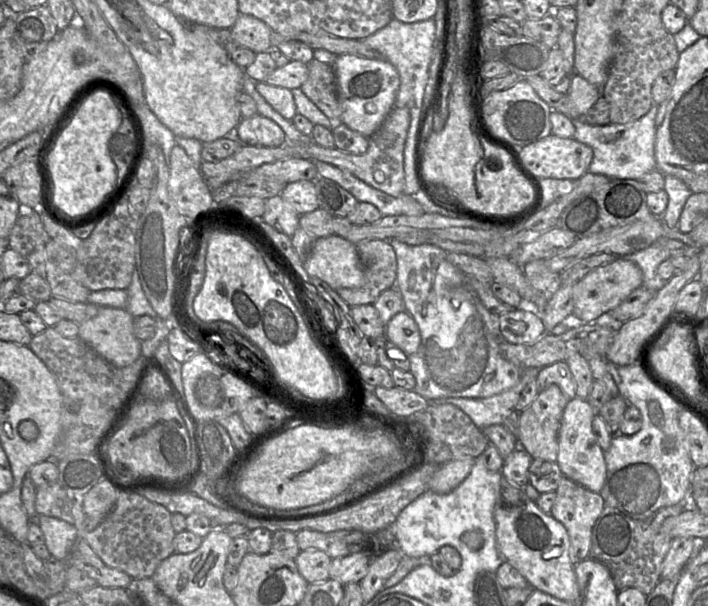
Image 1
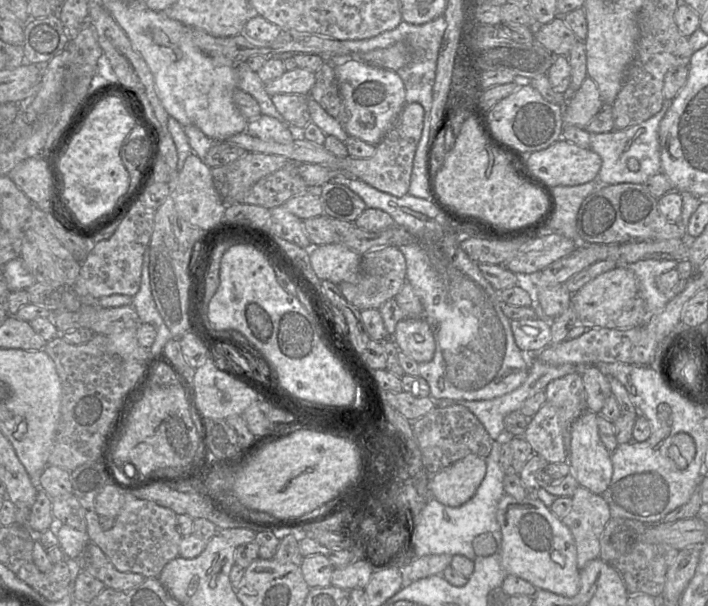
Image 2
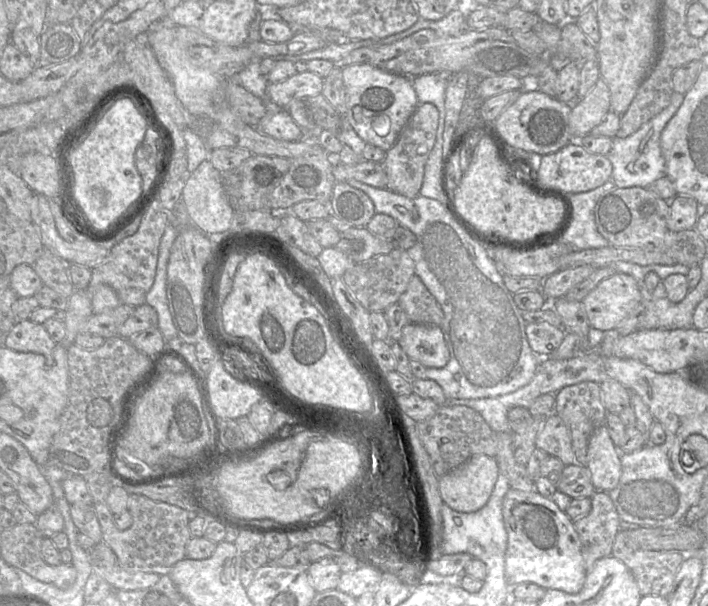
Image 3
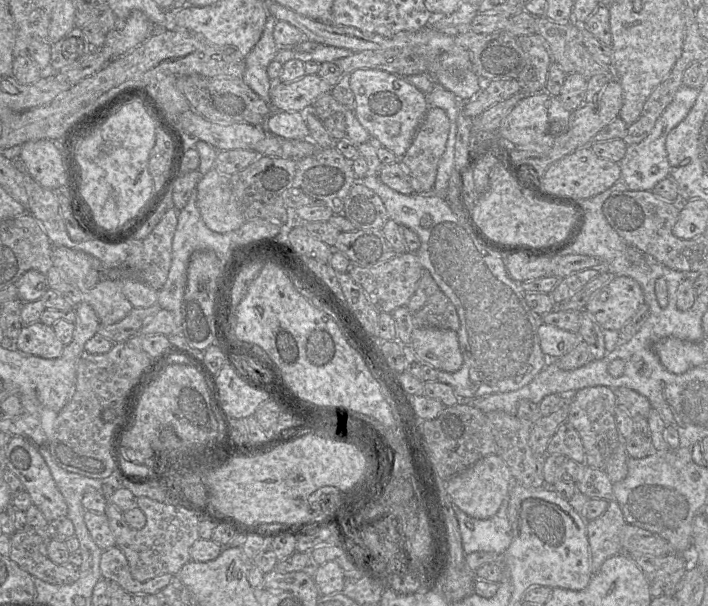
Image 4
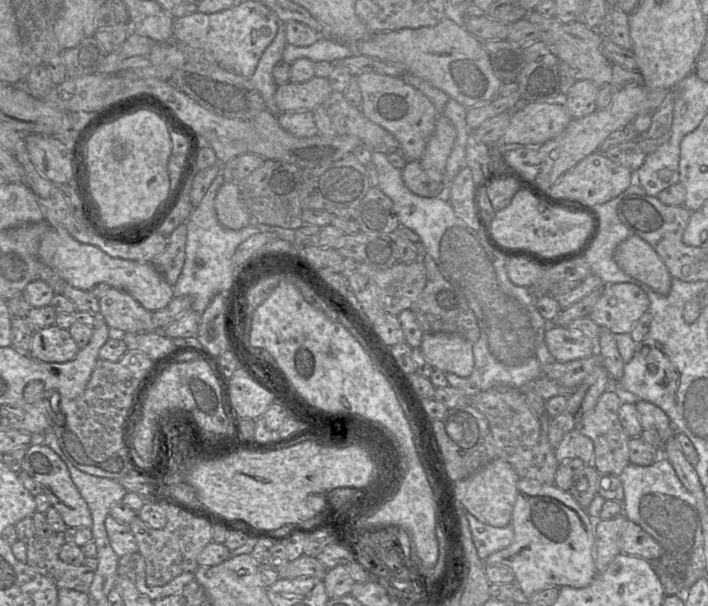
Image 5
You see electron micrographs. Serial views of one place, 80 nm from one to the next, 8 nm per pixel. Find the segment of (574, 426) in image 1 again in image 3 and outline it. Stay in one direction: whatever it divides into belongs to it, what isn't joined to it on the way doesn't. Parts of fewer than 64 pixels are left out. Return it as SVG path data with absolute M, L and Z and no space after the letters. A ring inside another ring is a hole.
M605 426L594 430L588 441L585 467L591 473L591 481L596 491L608 493L617 486L622 474L620 457L621 453L613 444Z

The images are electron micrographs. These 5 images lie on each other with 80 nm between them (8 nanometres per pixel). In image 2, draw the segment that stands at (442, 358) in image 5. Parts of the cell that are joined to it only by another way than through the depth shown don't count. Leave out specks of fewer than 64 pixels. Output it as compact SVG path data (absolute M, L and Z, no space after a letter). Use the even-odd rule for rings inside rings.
M404 318L395 327L393 340L407 356L418 363L430 361L436 350L433 332L423 318Z

